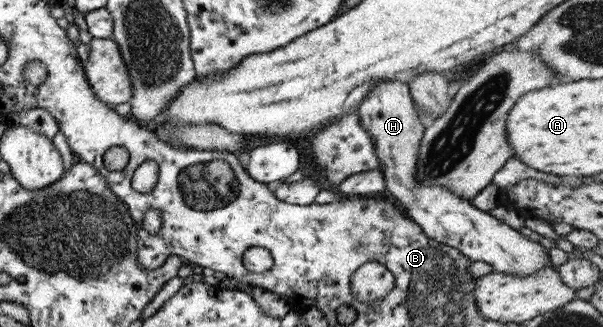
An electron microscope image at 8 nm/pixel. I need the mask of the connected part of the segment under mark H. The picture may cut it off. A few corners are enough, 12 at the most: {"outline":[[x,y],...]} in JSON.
{"outline":[[407,83],[359,104],[385,188],[427,238],[492,272],[552,265],[540,242],[416,178],[423,121]]}

